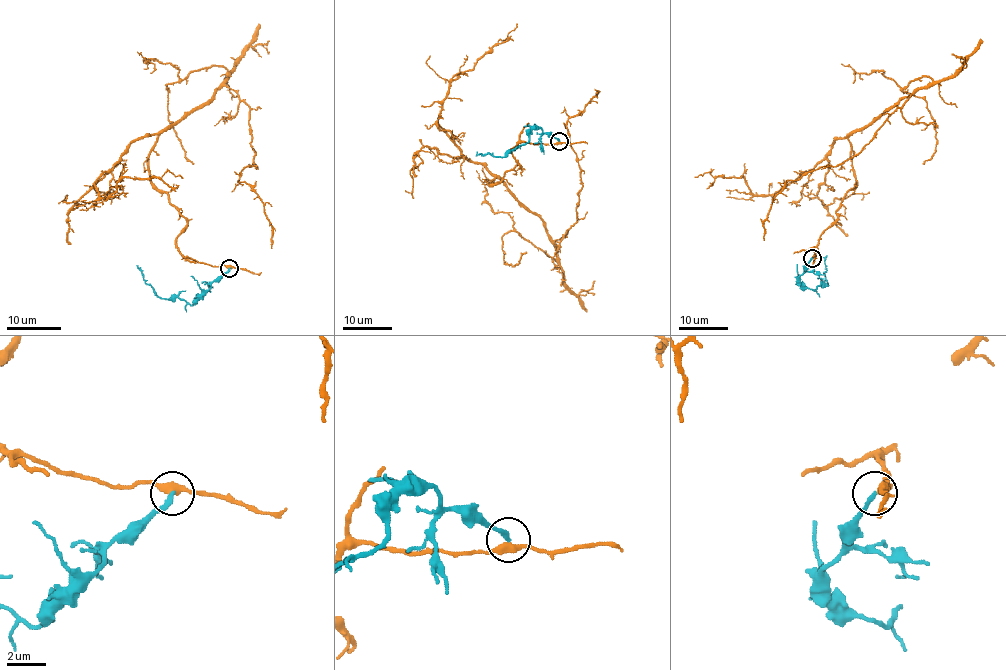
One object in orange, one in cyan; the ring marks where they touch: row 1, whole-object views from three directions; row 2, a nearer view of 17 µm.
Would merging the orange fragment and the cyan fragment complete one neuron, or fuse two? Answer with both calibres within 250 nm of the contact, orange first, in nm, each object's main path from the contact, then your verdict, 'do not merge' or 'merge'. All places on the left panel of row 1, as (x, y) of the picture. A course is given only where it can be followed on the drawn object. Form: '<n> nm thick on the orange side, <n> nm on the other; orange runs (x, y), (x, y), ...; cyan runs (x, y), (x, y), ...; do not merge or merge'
360 nm thick on the orange side, 200 nm on the other; orange runs (229, 268), (180, 252), (187, 219), (149, 151), (224, 86), (250, 109), (237, 181), (271, 248); cyan runs (229, 268), (191, 305), (179, 298), (161, 298), (146, 283), (137, 266); do not merge

